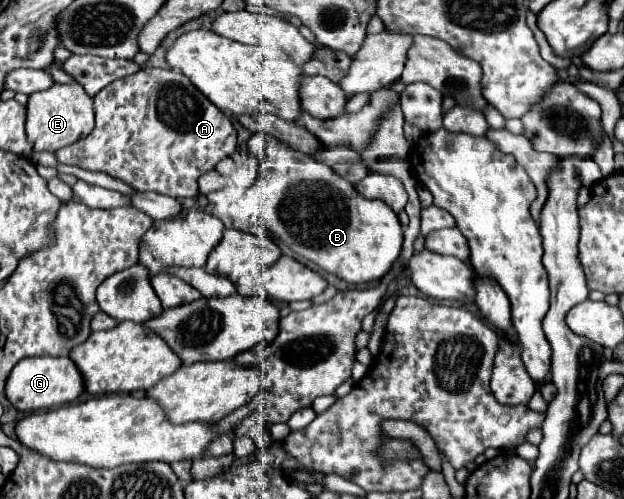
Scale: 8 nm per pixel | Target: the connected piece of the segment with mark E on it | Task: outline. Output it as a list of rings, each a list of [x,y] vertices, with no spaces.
[[[55,84],[49,90],[33,92],[27,102],[27,140],[33,144],[33,148],[41,146],[45,152],[57,152],[59,148],[65,148],[93,132],[95,120],[93,120],[93,100],[81,90],[81,84]]]

